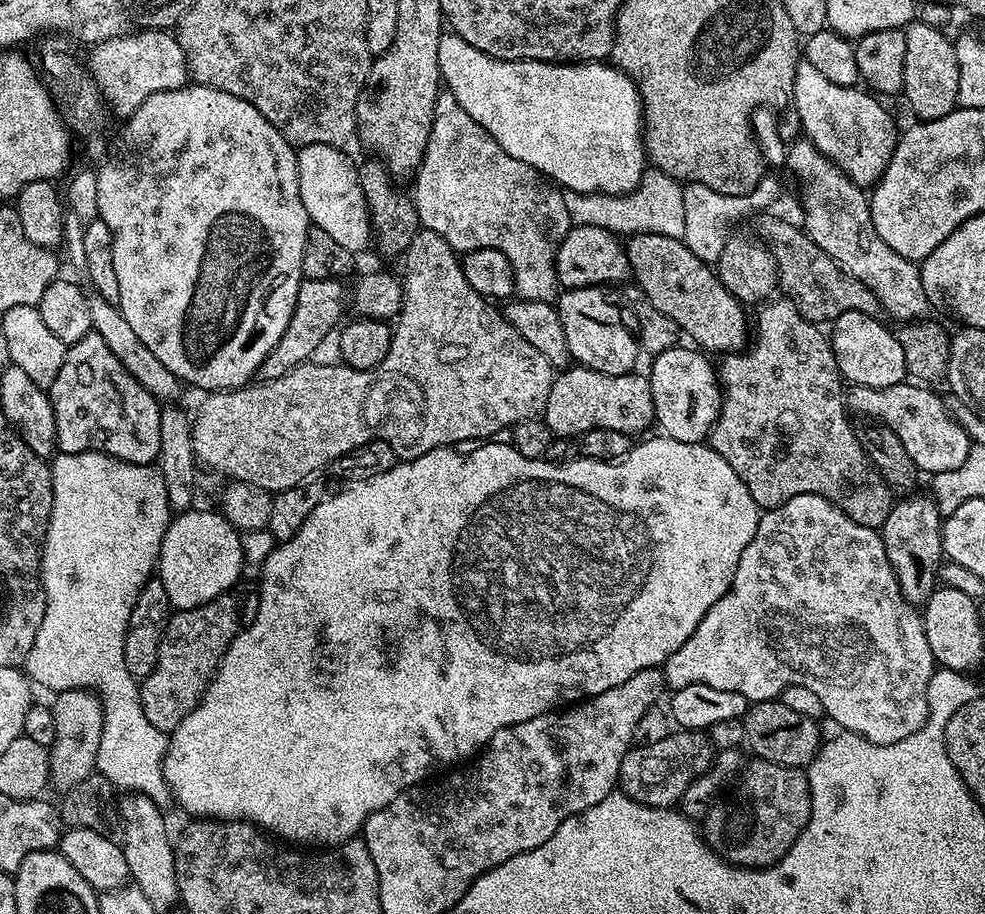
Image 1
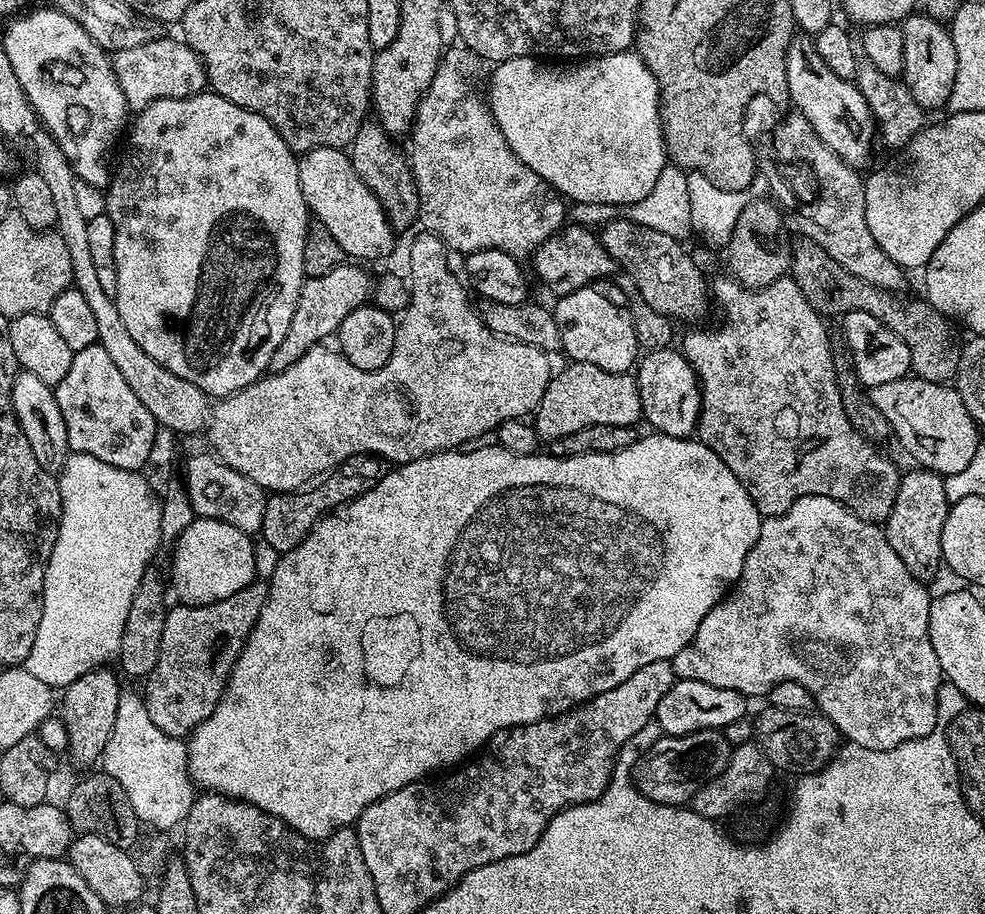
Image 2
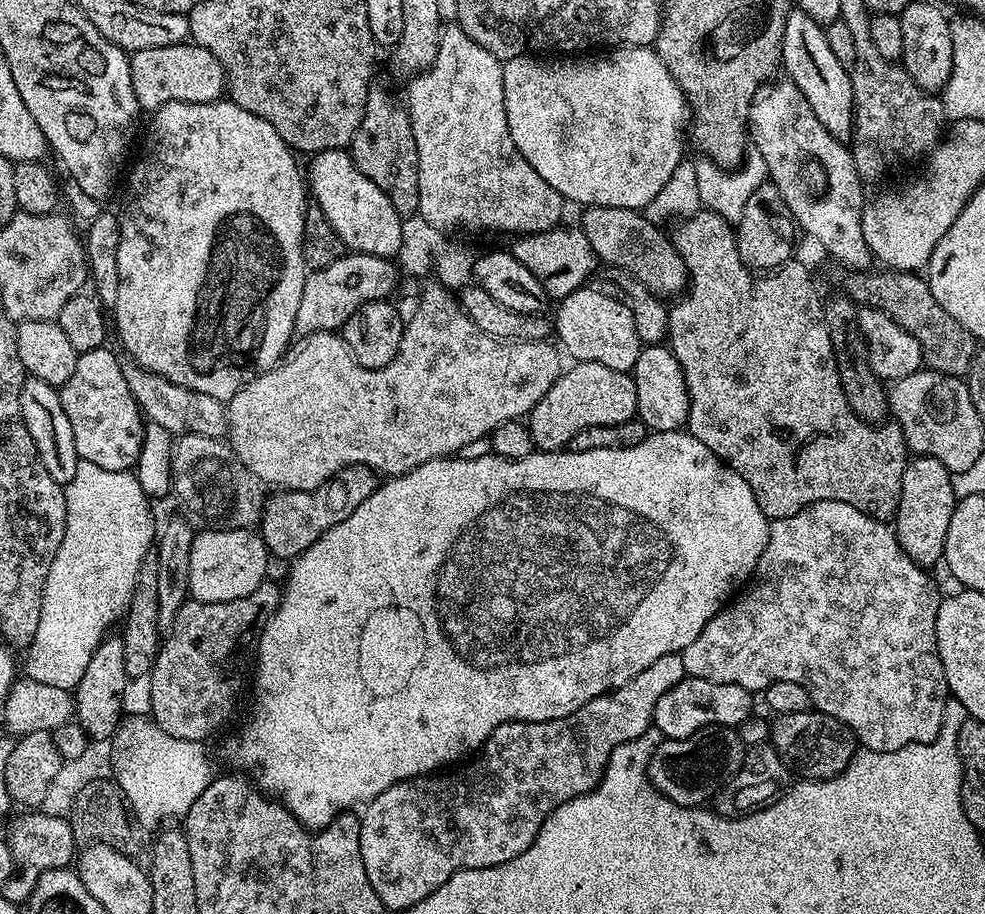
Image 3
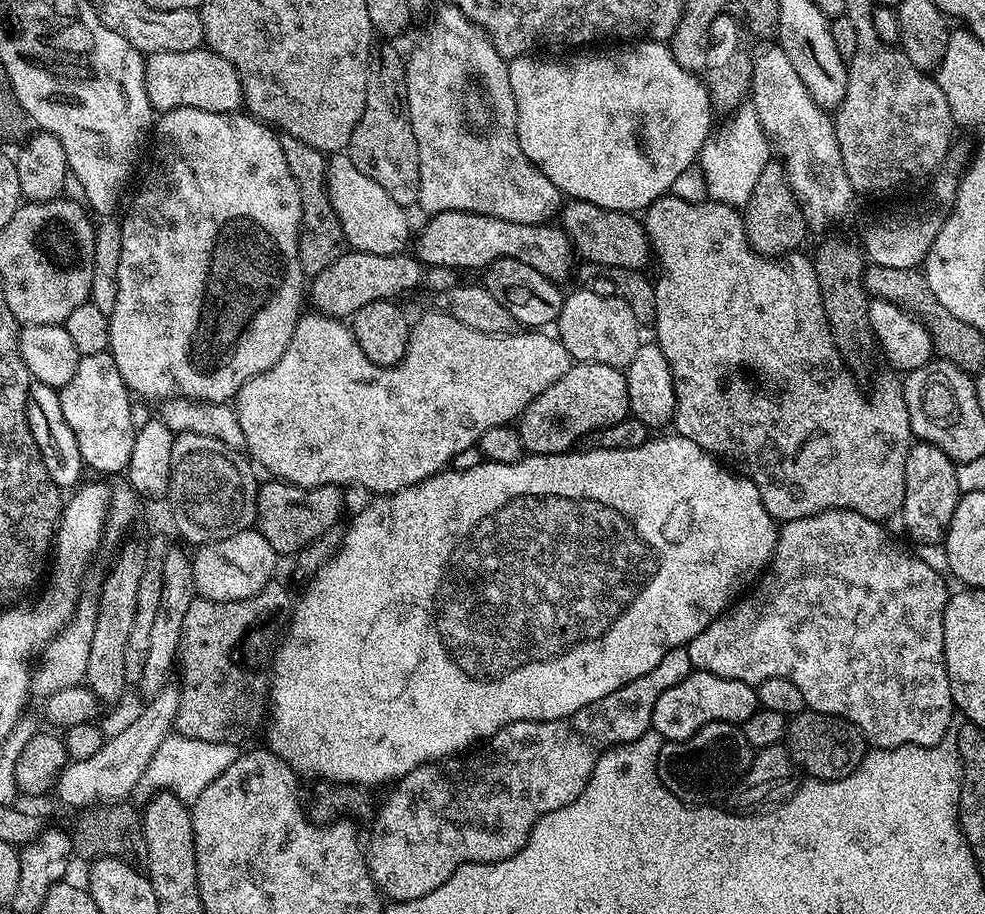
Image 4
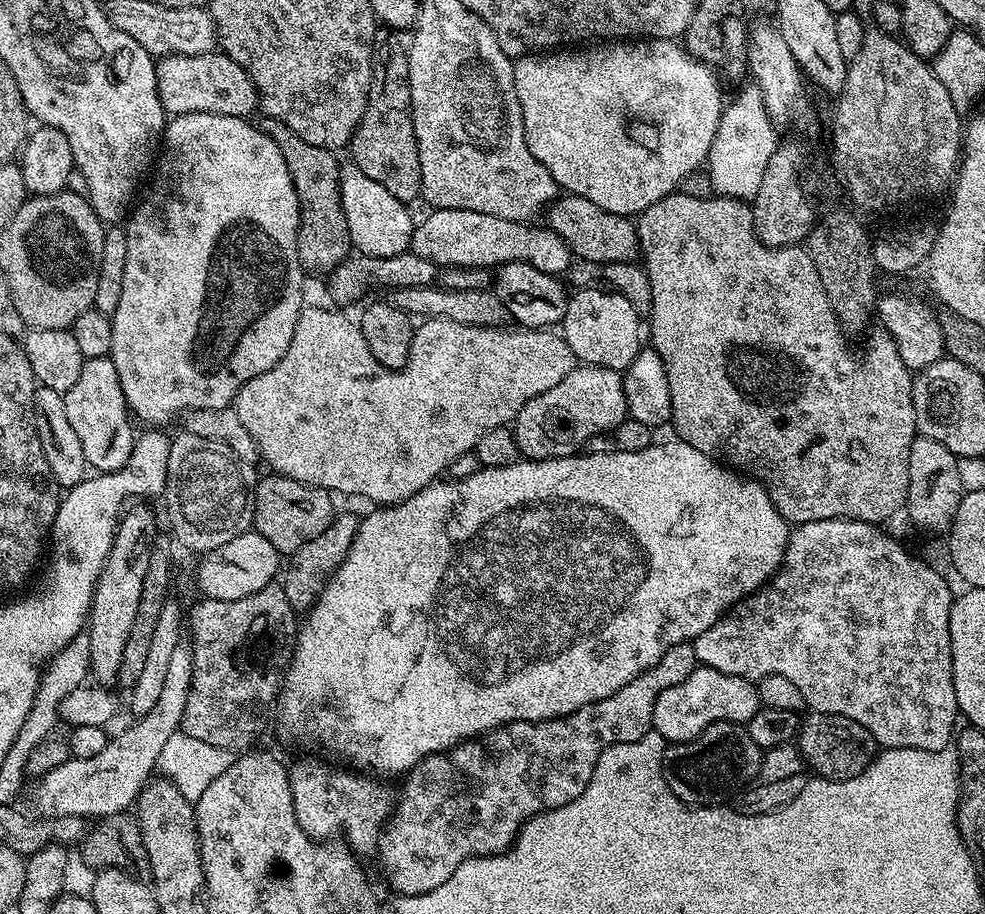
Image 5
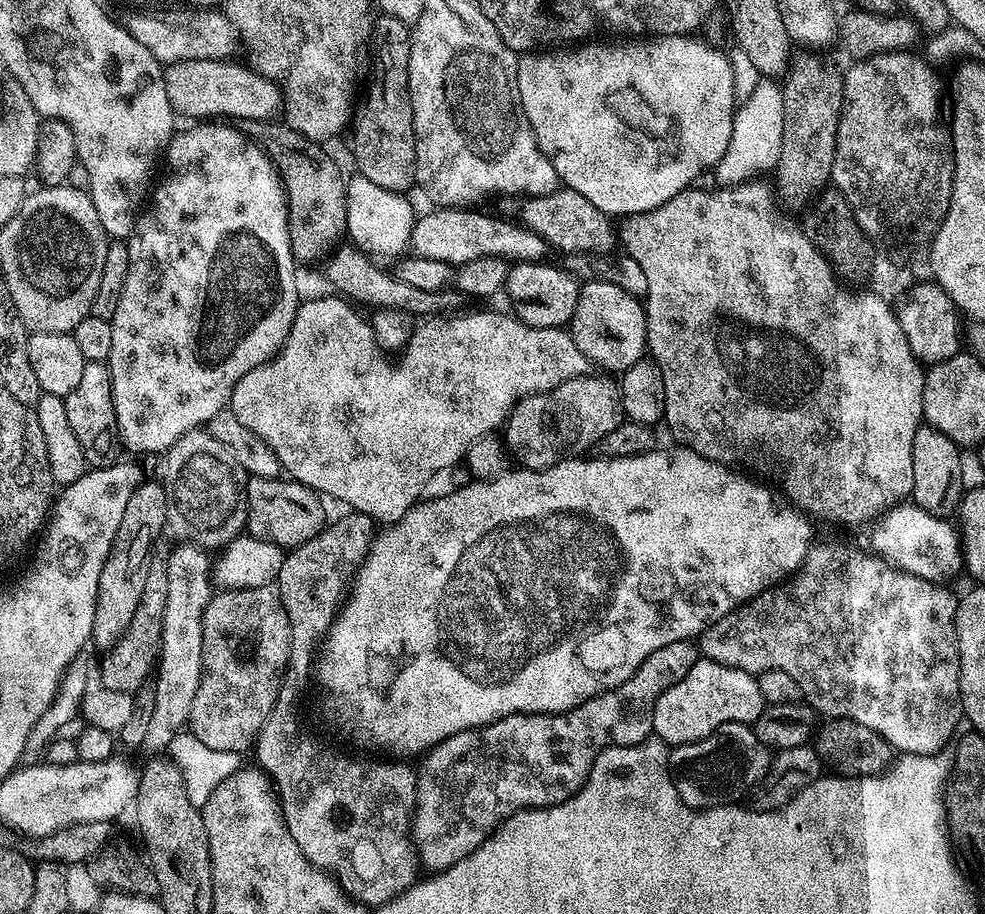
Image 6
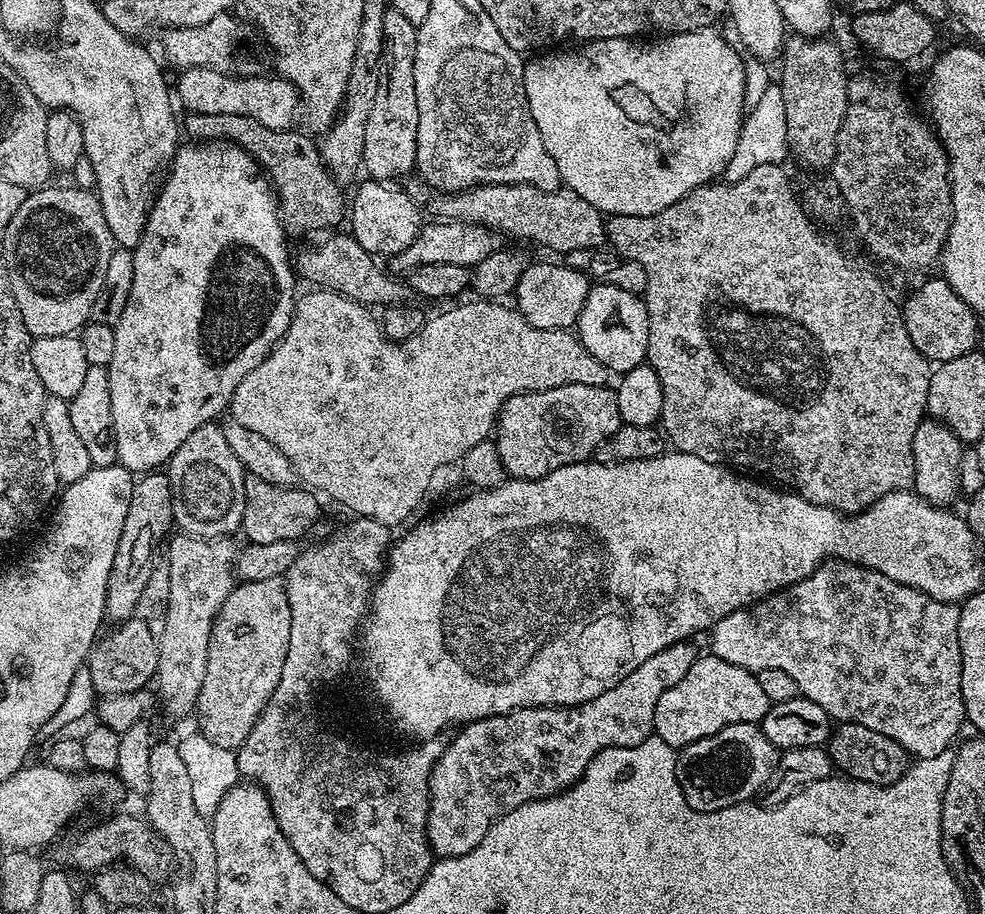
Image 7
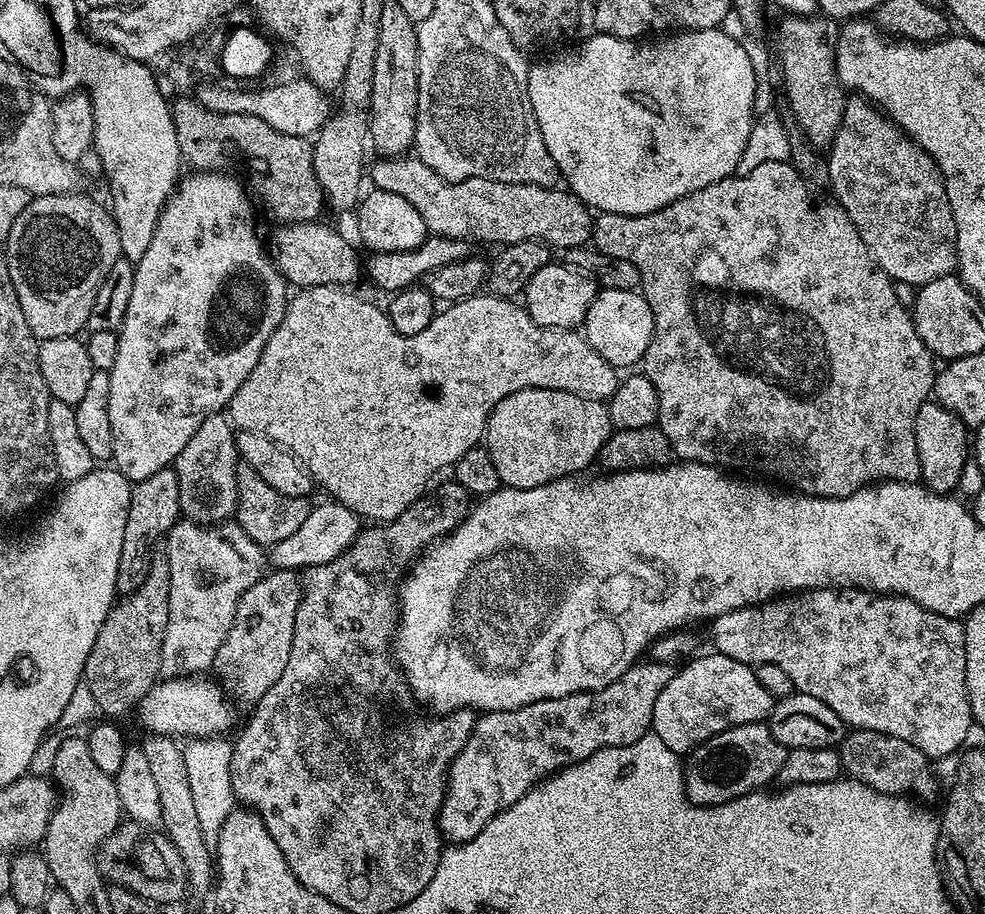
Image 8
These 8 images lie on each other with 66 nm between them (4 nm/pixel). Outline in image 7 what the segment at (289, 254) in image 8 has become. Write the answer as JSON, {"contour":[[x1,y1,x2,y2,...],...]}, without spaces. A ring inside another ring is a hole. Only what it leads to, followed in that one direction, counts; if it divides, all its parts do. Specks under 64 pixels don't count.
{"contour":[[332,234,327,237,325,244,320,244,317,248,304,248,300,252,300,257,297,255,294,260,294,268,301,277,309,276,313,280,313,285,319,286,324,290,331,290,340,293,342,296,347,296,349,300,356,301,357,304,365,306,373,306,372,304,380,304,379,306,392,306,397,303,396,300,396,280,395,275,383,272,379,268,377,257,371,252,362,250,362,246,358,246,358,242,350,234,344,236,336,236,340,234]]}

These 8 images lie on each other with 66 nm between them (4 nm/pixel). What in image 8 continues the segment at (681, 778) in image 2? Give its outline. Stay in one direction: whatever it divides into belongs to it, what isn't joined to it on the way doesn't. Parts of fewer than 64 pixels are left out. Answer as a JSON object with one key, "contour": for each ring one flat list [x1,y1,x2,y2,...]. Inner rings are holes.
{"contour":[[767,723,743,724,737,728,727,728,722,734,712,736,706,742,687,753,684,765,684,789,692,804,701,804,709,808,715,804,725,804,731,800,743,800,749,792,768,786,776,780,778,770,782,770,782,762,786,762,787,748,776,741,770,734]]}

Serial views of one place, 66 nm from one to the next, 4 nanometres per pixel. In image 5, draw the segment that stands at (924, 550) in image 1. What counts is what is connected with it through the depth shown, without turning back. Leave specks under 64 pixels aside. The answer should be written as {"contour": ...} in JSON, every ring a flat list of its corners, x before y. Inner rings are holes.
{"contour":[[917,435,910,446,910,486,906,513,920,528,947,533,958,514,960,499,965,490,958,479,958,458,942,442]]}

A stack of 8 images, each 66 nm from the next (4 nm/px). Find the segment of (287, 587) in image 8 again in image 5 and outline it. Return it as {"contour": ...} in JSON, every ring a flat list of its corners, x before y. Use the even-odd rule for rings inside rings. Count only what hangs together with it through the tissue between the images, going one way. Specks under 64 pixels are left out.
{"contour":[[273,582,262,586,246,598,210,600,200,598,186,618,186,628,192,631,192,681,186,698,186,710,180,723,183,735,199,738,210,746,244,750,260,736,268,711,273,711,282,688,282,661,298,631,298,612,290,606,283,587]]}

